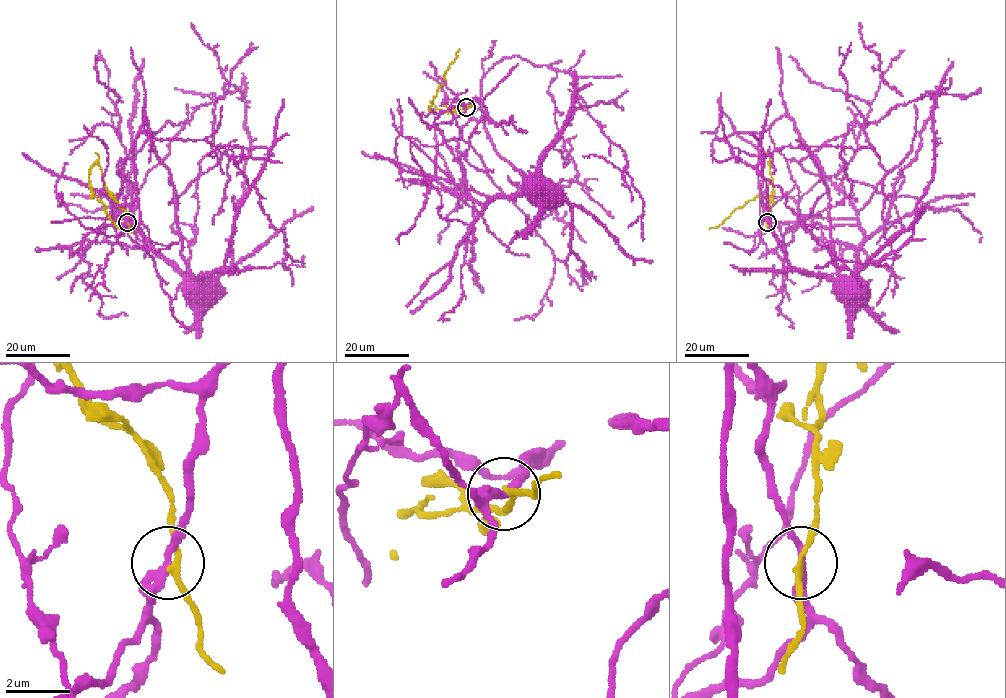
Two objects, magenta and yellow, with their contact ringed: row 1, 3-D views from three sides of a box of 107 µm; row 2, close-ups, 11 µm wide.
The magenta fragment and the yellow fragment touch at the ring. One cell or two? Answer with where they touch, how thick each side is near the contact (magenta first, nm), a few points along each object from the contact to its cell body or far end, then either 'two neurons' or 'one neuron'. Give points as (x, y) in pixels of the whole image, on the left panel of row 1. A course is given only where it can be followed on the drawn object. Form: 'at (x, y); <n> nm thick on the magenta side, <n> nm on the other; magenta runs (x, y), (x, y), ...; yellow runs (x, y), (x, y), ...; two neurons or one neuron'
at (127, 222); 280 nm thick on the magenta side, 170 nm on the other; magenta runs (127, 222), (117, 235), (111, 207), (121, 186), (116, 208), (104, 225), (132, 225), (196, 291), (204, 290); yellow runs (127, 222), (127, 214), (106, 189), (100, 167), (95, 162), (88, 175), (91, 190), (119, 228); two neurons

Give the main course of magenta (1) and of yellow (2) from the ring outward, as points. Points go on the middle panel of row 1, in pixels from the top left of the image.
1: (467, 107), (456, 95), (450, 110), (462, 138), (444, 143), (460, 164), (467, 193), (484, 203), (544, 190)
2: (467, 107), (446, 112), (440, 108), (428, 110), (437, 90), (445, 82), (443, 75), (459, 48)

